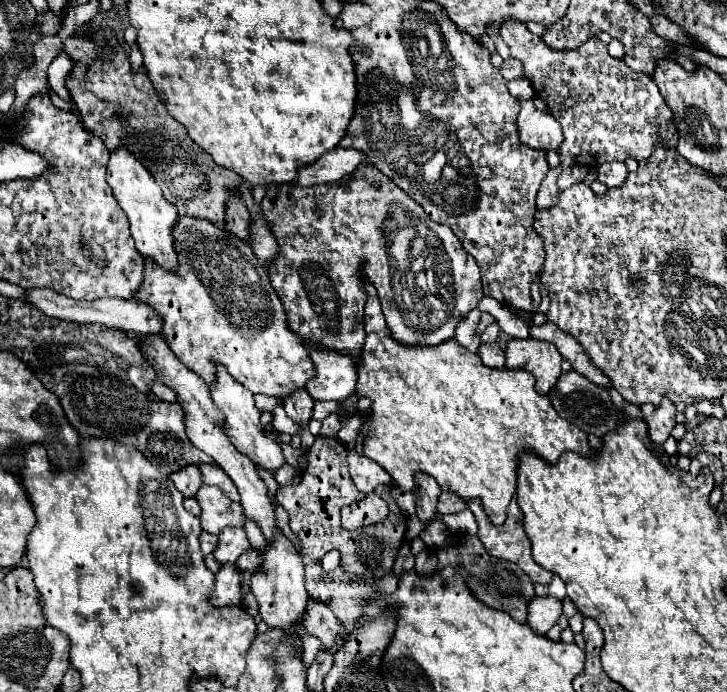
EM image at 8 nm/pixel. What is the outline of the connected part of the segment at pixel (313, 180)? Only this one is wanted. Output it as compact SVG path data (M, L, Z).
M334 148L332 152L324 154L310 166L300 168L296 184L298 186L316 186L316 184L330 184L350 176L362 162L366 162L366 154L356 148Z

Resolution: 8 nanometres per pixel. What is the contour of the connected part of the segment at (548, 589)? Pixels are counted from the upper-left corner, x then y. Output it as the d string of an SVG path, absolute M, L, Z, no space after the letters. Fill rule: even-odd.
M554 576L548 586L536 584L536 594L538 596L556 596L558 600L564 600L566 598L566 588L564 588L564 582Z

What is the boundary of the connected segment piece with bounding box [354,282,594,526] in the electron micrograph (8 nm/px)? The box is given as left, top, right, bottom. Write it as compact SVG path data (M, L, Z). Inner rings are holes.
M366 282L366 292L366 346L358 364L358 384L354 394L362 398L368 396L374 404L372 414L368 416L370 420L362 426L360 432L366 436L364 454L378 462L392 476L400 490L414 490L414 476L418 472L424 472L440 484L442 492L458 494L464 502L478 498L490 522L494 526L502 526L506 520L508 504L516 494L516 462L520 460L522 452L532 452L548 464L556 464L560 454L568 450L578 452L584 458L588 458L590 452L594 454L588 444L588 436L578 430L578 426L572 426L568 420L560 418L552 408L548 396L540 396L534 390L532 374L508 368L488 370L476 354L460 346L456 340L430 348L402 346L388 334L376 288Z

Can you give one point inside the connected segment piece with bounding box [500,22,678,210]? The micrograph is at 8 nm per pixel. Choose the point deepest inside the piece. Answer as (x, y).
(599, 126)

